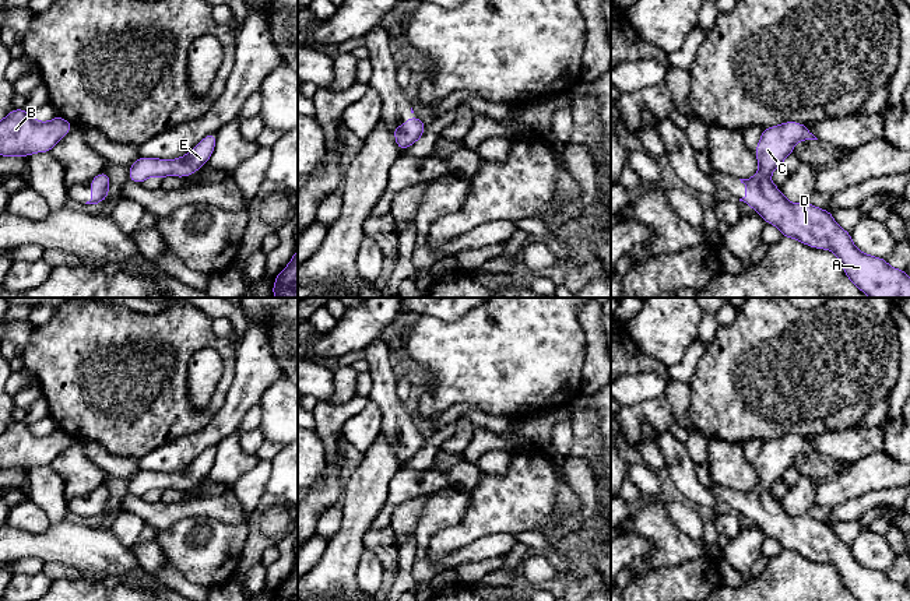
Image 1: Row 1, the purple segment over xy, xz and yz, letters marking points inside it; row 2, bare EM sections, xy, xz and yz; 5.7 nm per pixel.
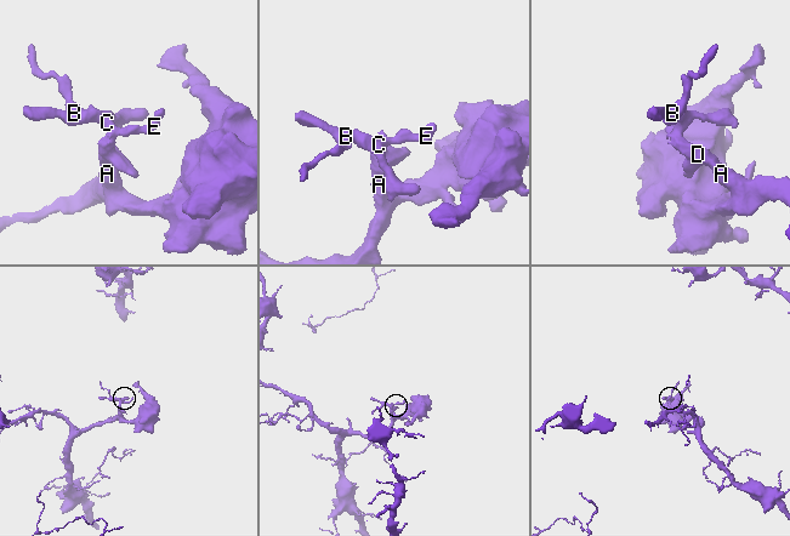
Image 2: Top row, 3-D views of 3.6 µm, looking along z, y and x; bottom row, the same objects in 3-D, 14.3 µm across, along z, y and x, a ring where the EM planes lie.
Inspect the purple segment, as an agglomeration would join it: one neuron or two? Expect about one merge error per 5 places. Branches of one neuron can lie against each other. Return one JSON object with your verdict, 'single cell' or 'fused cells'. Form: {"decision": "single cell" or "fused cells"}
{"decision": "single cell"}

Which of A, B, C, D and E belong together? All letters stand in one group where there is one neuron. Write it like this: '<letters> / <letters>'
A B C D E

